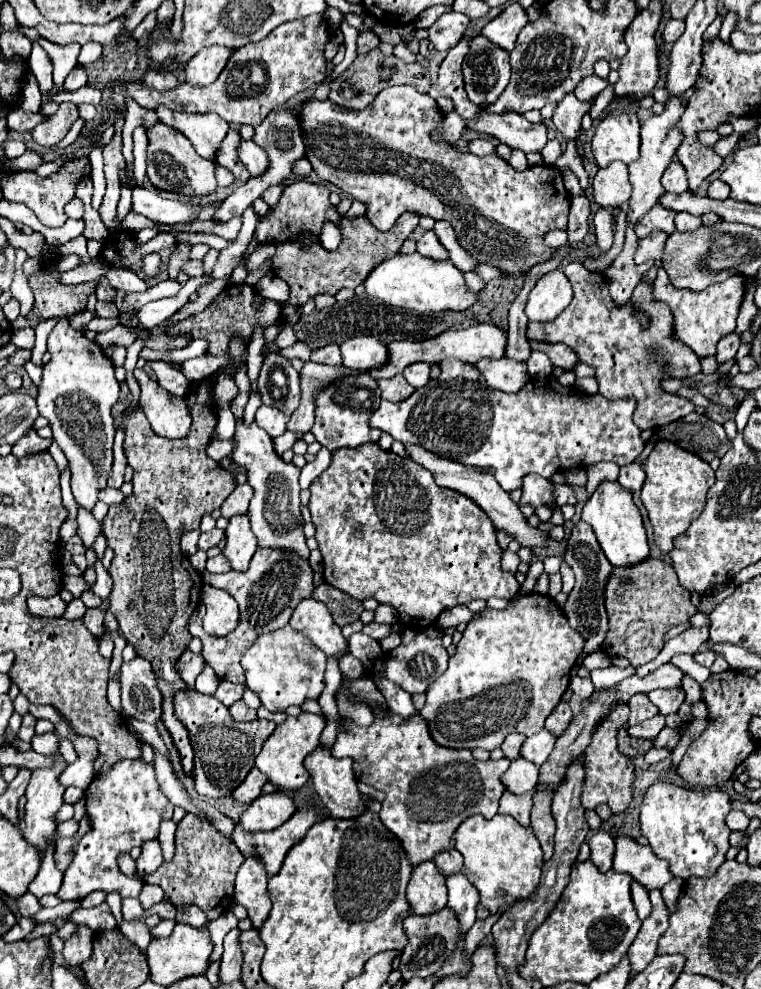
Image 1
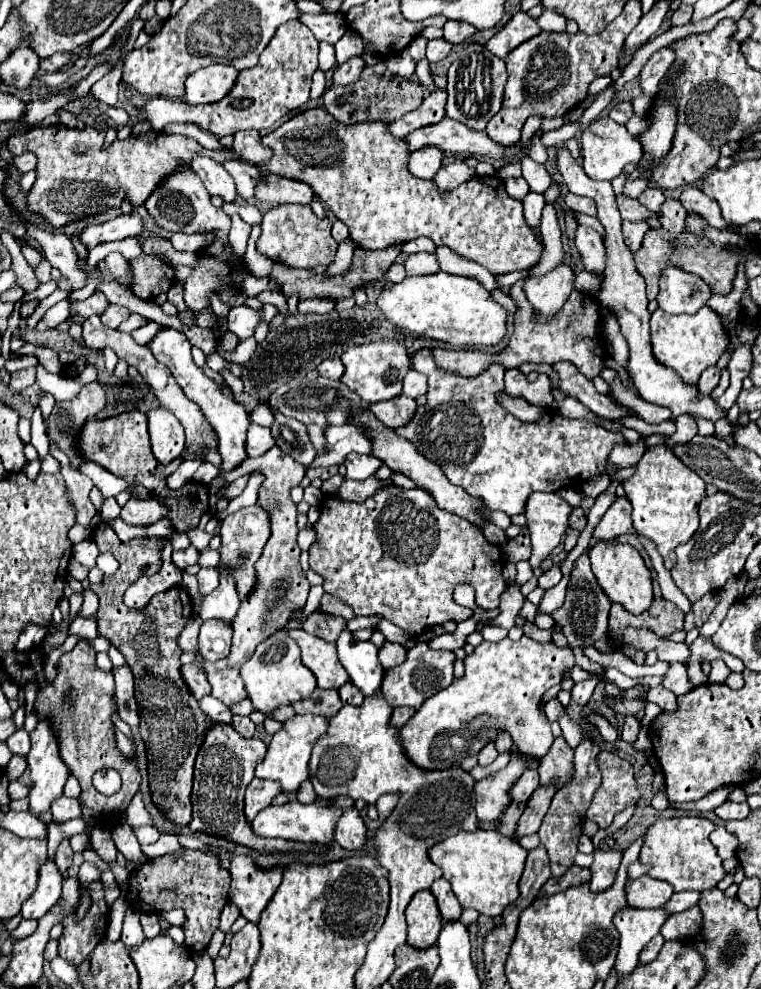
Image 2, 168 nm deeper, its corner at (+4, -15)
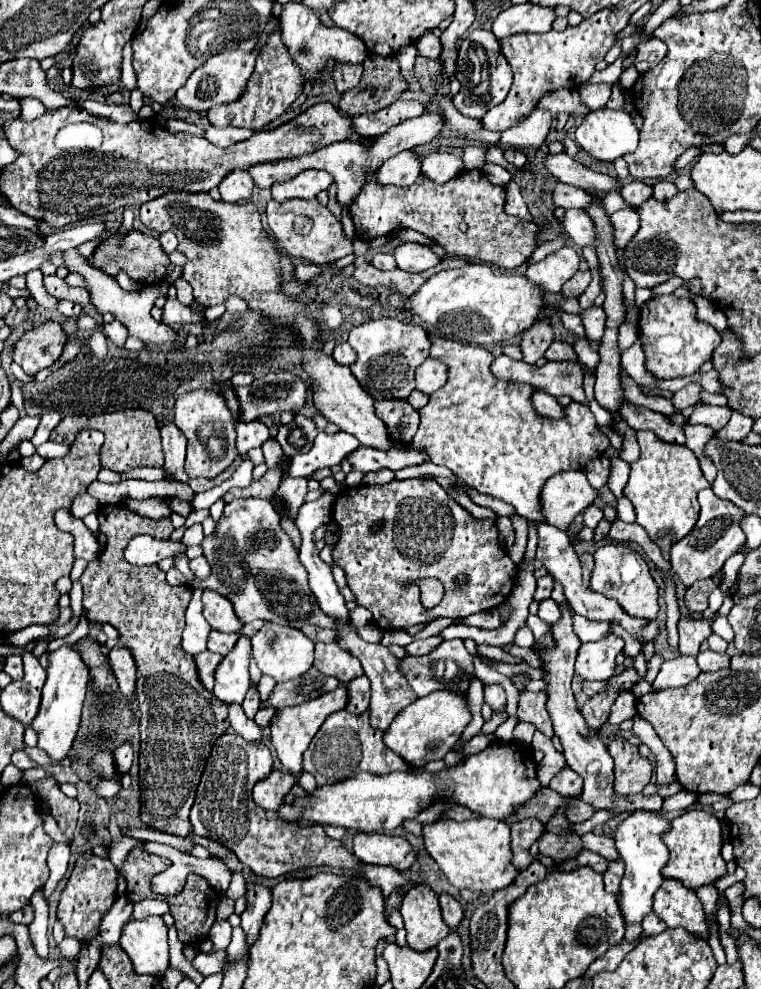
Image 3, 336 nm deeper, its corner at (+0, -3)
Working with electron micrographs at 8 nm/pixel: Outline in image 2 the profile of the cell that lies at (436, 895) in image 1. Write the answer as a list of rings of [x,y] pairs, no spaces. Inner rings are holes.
[[[428,889],[416,893],[408,903],[406,923],[408,923],[408,939],[406,939],[408,945],[424,949],[436,943],[442,927],[442,917],[436,899]]]

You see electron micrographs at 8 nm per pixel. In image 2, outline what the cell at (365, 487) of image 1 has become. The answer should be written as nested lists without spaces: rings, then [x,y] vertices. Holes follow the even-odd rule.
[[[386,485],[376,489],[376,493],[364,503],[352,503],[330,495],[322,501],[320,517],[312,529],[316,531],[316,543],[308,549],[310,569],[324,577],[324,591],[352,607],[356,615],[386,617],[414,639],[434,625],[442,625],[450,619],[464,621],[474,613],[472,609],[454,603],[456,585],[472,585],[476,591],[476,605],[482,609],[496,609],[500,605],[500,595],[506,589],[502,579],[504,557],[500,547],[488,543],[482,529],[436,507],[432,495],[420,487],[404,489]]]

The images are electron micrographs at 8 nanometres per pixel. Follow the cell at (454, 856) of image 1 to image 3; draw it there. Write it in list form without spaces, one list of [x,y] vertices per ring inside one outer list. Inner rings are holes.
[[[440,895],[440,907],[442,907],[442,919],[450,929],[456,929],[464,917],[464,911],[460,903],[450,895]]]

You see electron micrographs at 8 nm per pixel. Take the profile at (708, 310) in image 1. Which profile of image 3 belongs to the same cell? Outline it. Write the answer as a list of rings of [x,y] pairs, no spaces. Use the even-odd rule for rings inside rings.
[[[674,295],[652,297],[640,307],[640,341],[646,355],[646,371],[656,379],[688,377],[700,369],[720,345],[720,333],[706,323],[694,319],[696,307],[690,299],[678,299]]]

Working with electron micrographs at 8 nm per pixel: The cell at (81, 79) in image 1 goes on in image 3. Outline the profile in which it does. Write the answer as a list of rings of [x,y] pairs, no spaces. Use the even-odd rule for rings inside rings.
[[[22,99],[22,113],[20,113],[20,117],[24,121],[34,121],[36,117],[44,115],[44,111],[46,111],[46,107],[38,99]]]

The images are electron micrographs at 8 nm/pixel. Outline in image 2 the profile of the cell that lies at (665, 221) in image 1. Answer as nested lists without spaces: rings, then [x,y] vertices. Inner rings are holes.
[[[622,221],[622,233],[624,233],[624,241],[628,243],[628,249],[634,253],[640,249],[642,239],[646,235],[646,231],[650,229],[650,225],[646,221]]]

